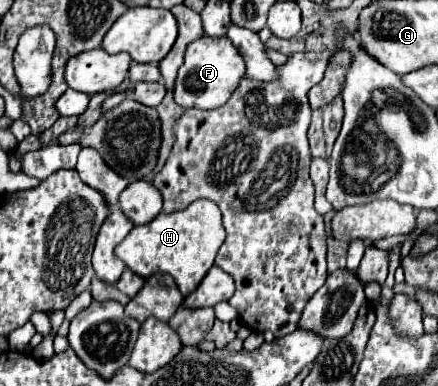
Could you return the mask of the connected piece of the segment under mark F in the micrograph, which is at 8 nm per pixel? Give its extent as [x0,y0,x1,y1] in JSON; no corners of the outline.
[174,36,246,110]

